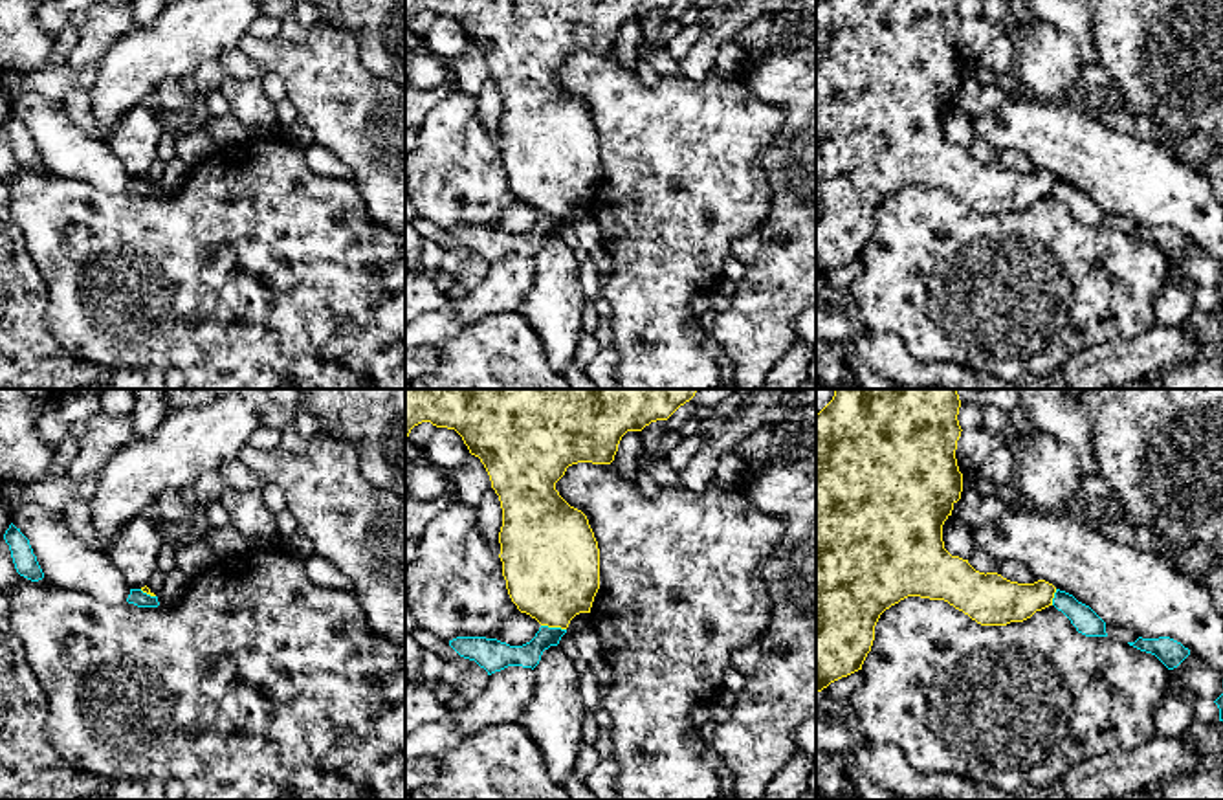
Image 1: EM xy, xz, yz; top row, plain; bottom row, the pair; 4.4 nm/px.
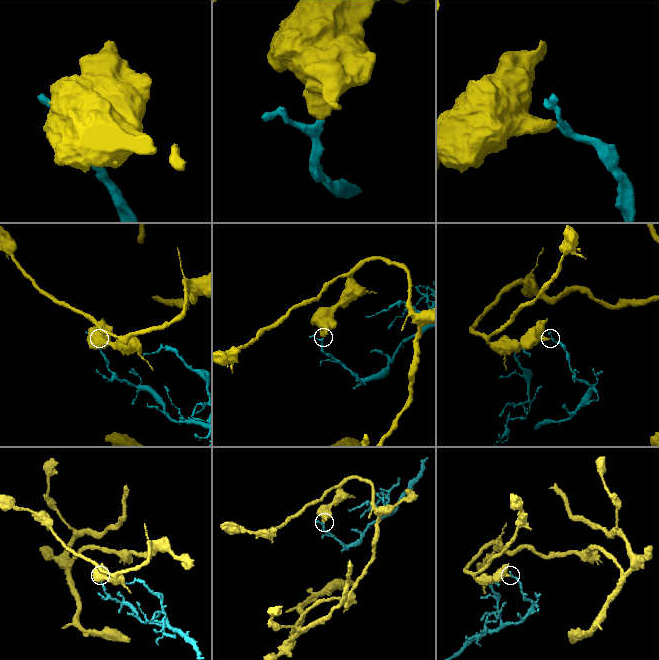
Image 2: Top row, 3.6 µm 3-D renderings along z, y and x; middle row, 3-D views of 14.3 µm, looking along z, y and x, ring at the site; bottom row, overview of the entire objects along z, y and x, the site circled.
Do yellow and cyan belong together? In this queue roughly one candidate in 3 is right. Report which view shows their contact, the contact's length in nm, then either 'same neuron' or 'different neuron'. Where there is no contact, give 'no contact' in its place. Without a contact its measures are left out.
xz | 110 nm | different neuron

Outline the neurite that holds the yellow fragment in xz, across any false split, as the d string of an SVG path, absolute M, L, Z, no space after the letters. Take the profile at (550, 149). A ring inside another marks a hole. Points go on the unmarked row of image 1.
M405 0L405 26L422 11L455 18L469 42L484 53L491 77L502 97L499 121L502 165L512 191L521 202L541 215L567 218L579 202L590 202L600 178L600 138L587 105L570 95L556 79L567 57L578 51L611 53L627 20L642 20L656 9L667 9L675 0Z

